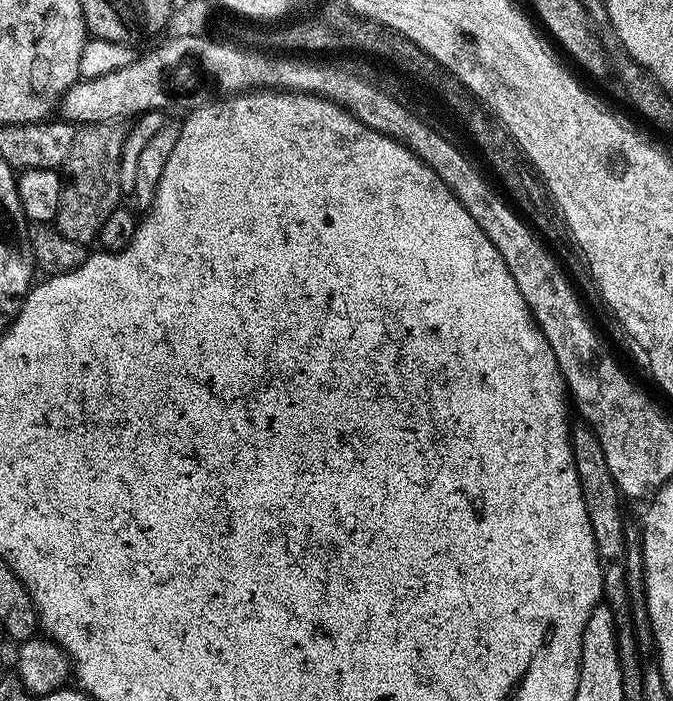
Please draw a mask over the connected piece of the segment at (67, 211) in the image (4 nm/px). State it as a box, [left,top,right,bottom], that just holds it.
[54,122,126,246]

